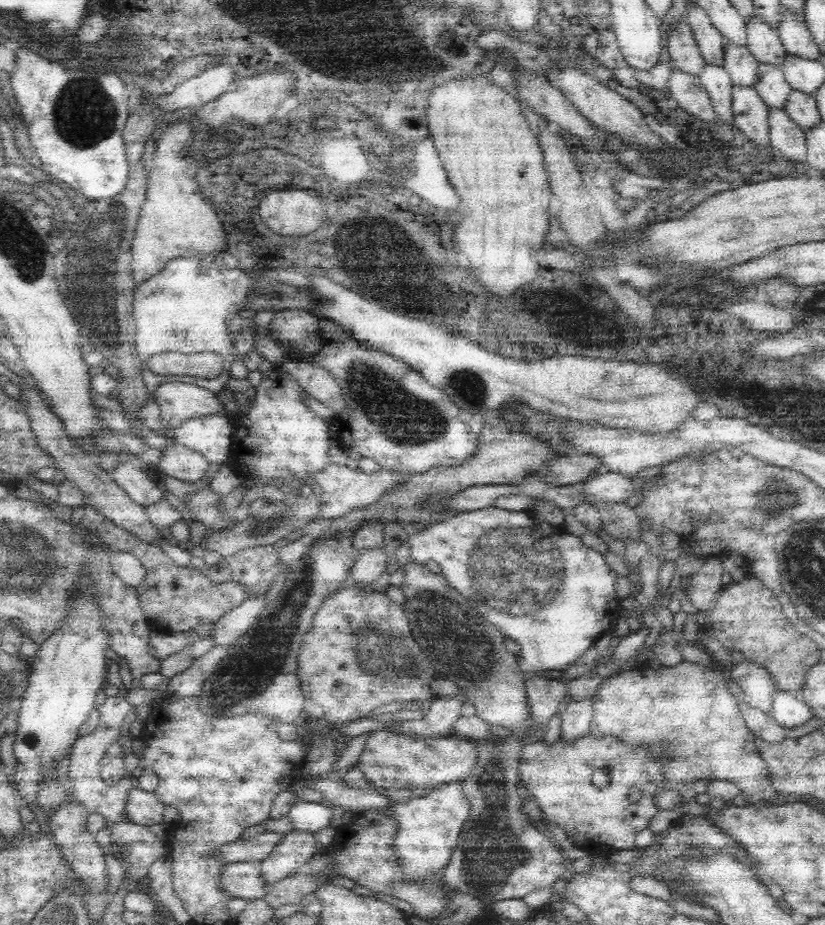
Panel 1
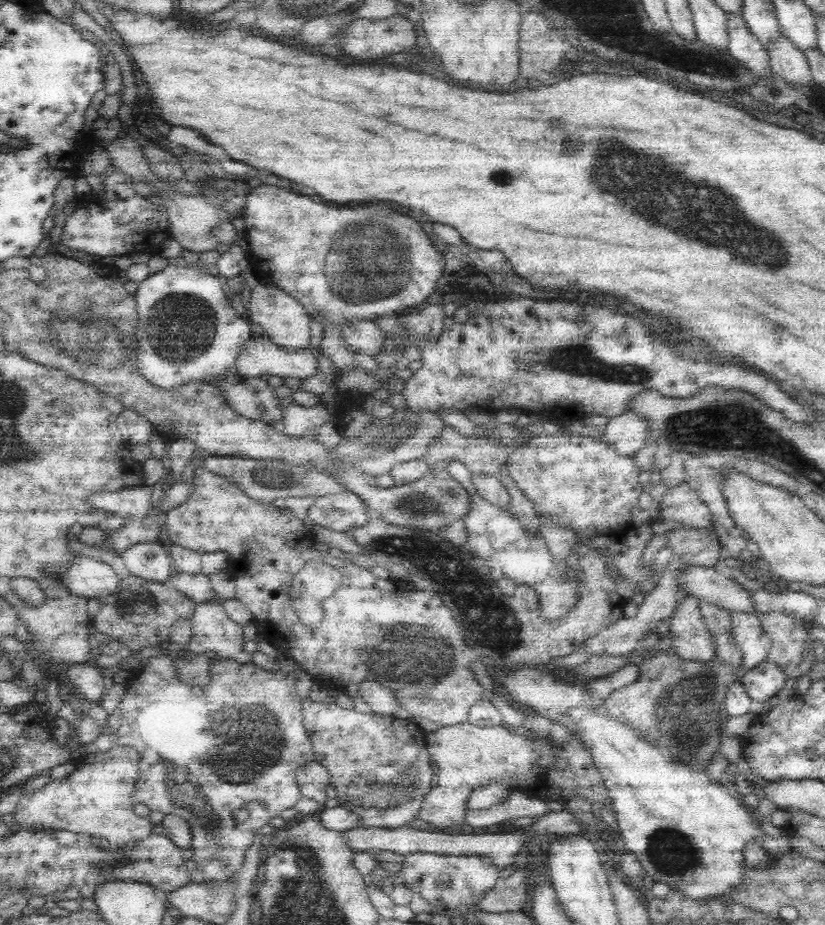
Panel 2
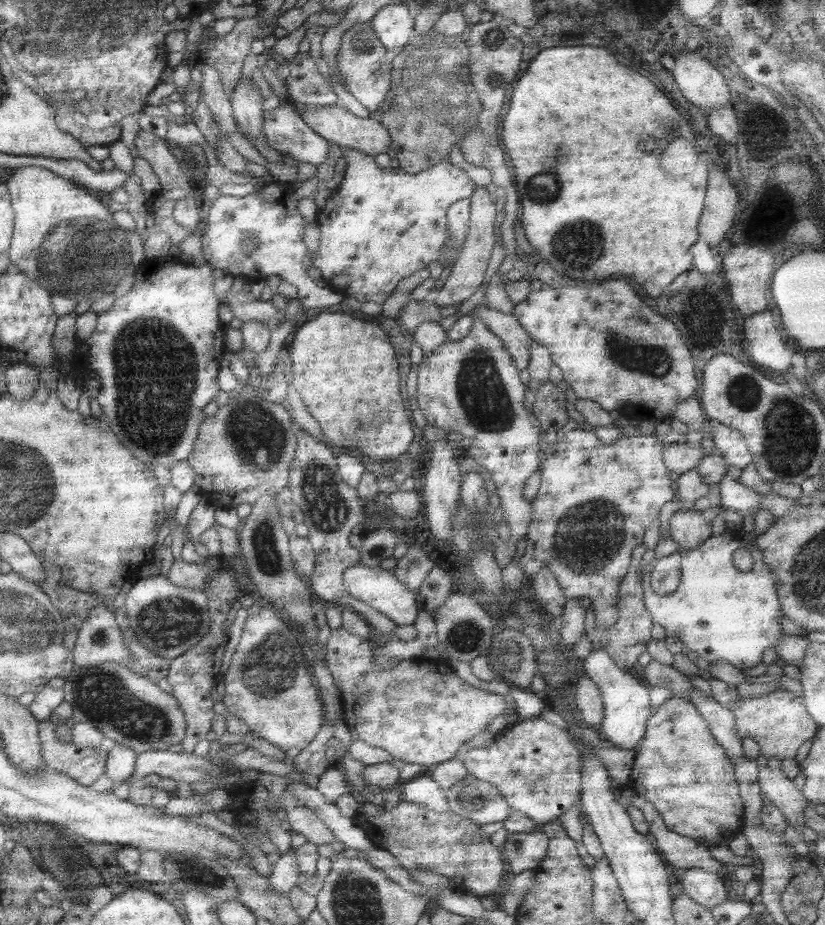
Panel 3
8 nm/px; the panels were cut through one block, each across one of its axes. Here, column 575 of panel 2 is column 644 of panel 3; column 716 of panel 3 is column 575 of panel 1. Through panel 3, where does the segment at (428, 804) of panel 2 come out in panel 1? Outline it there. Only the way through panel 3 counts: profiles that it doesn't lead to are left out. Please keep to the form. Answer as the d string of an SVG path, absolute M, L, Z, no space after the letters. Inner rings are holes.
M588 734L576 744L566 744L560 738L554 746L546 746L544 740L532 742L522 748L520 784L542 808L546 824L558 824L566 830L568 840L574 842L578 850L588 852L590 858L612 858L614 852L636 850L636 834L648 828L650 820L660 812L654 796L666 788L660 780L664 764L660 766L656 756L656 752L650 754L650 750L644 748L626 748L612 736L594 740L592 734ZM598 768L604 768L608 776L608 786L602 790L596 788L590 778ZM632 790L640 792L636 804L628 800Z

